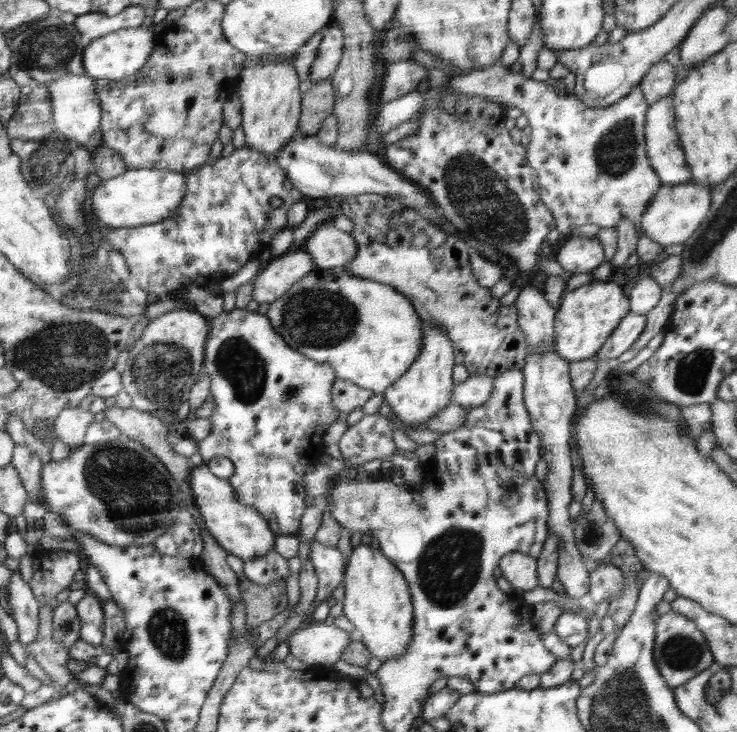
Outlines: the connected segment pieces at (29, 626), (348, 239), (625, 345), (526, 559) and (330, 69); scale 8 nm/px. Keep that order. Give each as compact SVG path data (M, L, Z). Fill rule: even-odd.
M18 570L12 572L10 584L6 586L8 603L11 605L10 615L18 628L18 640L25 646L36 640L39 626L39 606L35 593L28 588Z
M331 221L321 224L305 242L317 269L348 267L359 252L351 234L336 229Z
M629 312L616 326L616 330L612 330L612 335L605 341L594 360L598 362L606 358L615 361L634 345L634 342L643 334L644 328L646 328L646 315Z
M522 551L505 554L499 560L502 576L521 593L538 588L537 559Z
M330 24L325 28L318 56L310 68L310 82L306 82L302 90L310 88L316 81L331 78L338 68L344 50L344 33L342 27Z

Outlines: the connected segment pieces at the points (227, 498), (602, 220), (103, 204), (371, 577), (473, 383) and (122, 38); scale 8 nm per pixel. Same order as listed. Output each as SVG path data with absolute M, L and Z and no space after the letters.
M207 464L193 466L192 472L188 473L188 482L204 526L222 548L243 560L252 560L274 550L277 534L268 527L268 522L256 509L240 504L229 479L214 475Z
M496 62L482 70L450 76L448 89L458 93L456 102L461 97L482 96L501 105L519 108L526 116L532 129L526 158L528 164L535 170L540 199L552 212L555 229L564 237L572 236L573 231L579 226L594 224L601 228L609 228L628 220L634 225L637 233L636 254L639 256L640 264L646 265L664 251L664 246L641 234L641 221L645 208L652 203L652 198L656 196L663 182L654 173L646 154L644 126L649 104L644 100L640 84L634 85L628 96L620 98L620 101L608 107L588 107L580 102L575 94L558 93L546 82L526 78L521 72L512 72L510 68Z
M129 168L128 170L112 176L112 178L102 179L92 196L92 208L98 221L113 229L135 228L136 226L148 225L166 221L170 216L179 210L186 194L186 176L183 173L174 172L168 169L153 168Z
M359 544L352 552L344 571L344 616L354 624L351 640L360 640L372 656L383 663L400 658L412 640L412 599L407 580L380 548Z
M470 376L464 382L454 386L452 401L463 407L482 406L494 390L494 377Z
M142 26L138 28L129 28L118 30L102 38L89 40L87 48L82 52L82 65L84 65L84 74L92 79L109 79L116 80L136 74L150 58L154 50L155 32L152 26Z

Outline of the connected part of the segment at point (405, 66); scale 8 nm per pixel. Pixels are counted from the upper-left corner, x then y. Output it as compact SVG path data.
M415 61L390 62L382 75L379 99L382 103L392 102L412 90L417 90L422 80L428 80L428 69Z

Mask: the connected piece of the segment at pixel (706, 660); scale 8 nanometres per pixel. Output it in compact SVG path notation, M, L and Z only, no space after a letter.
M669 611L656 621L656 640L654 640L654 662L664 681L675 689L689 682L691 678L715 663L709 644L696 626L696 623L682 614Z

